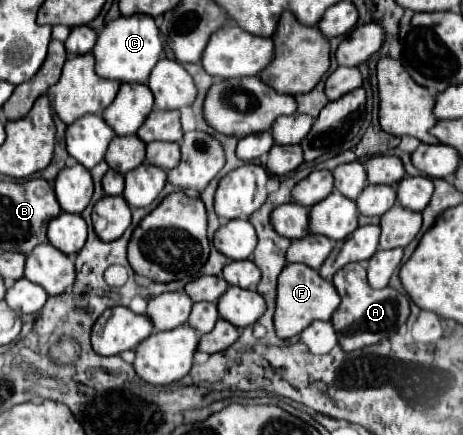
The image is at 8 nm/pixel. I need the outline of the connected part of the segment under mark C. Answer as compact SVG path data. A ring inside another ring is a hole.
M120 16L104 26L92 54L96 56L96 72L100 78L118 80L122 84L146 84L152 68L160 60L162 36L150 16Z

